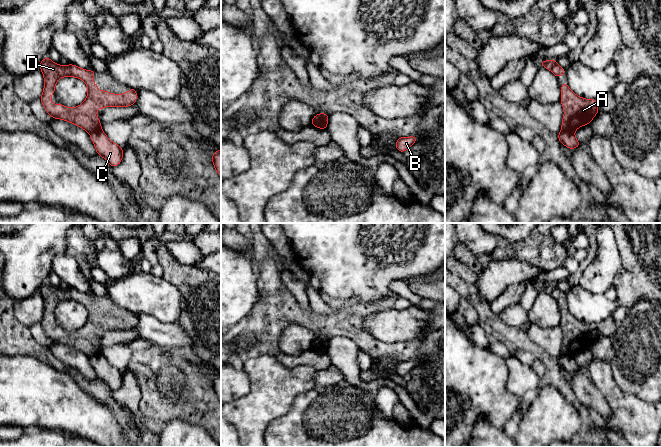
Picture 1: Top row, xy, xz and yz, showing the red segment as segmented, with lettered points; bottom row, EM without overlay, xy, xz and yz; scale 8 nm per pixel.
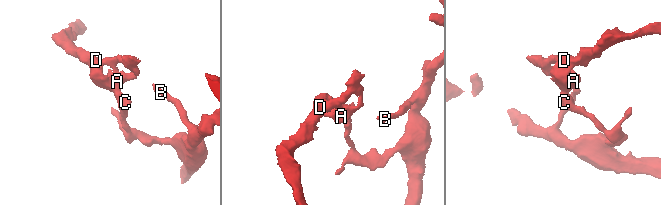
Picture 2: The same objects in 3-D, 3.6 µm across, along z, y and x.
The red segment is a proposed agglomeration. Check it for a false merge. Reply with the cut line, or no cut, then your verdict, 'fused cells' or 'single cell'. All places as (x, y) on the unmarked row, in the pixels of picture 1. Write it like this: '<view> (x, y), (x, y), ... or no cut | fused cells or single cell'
xz (315, 339), (321, 352) | fused cells

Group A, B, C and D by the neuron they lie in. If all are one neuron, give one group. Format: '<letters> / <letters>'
A D / B C

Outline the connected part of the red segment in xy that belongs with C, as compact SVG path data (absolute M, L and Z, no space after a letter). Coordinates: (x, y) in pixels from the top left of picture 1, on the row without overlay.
M102 353L90 357L96 377L103 381L110 390L118 390L123 382L124 373L112 366Z

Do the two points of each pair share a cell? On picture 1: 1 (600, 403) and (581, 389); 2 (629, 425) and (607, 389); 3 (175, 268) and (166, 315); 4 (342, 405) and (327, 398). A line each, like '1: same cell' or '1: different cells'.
1: same cell
2: same cell
3: different cells
4: same cell

